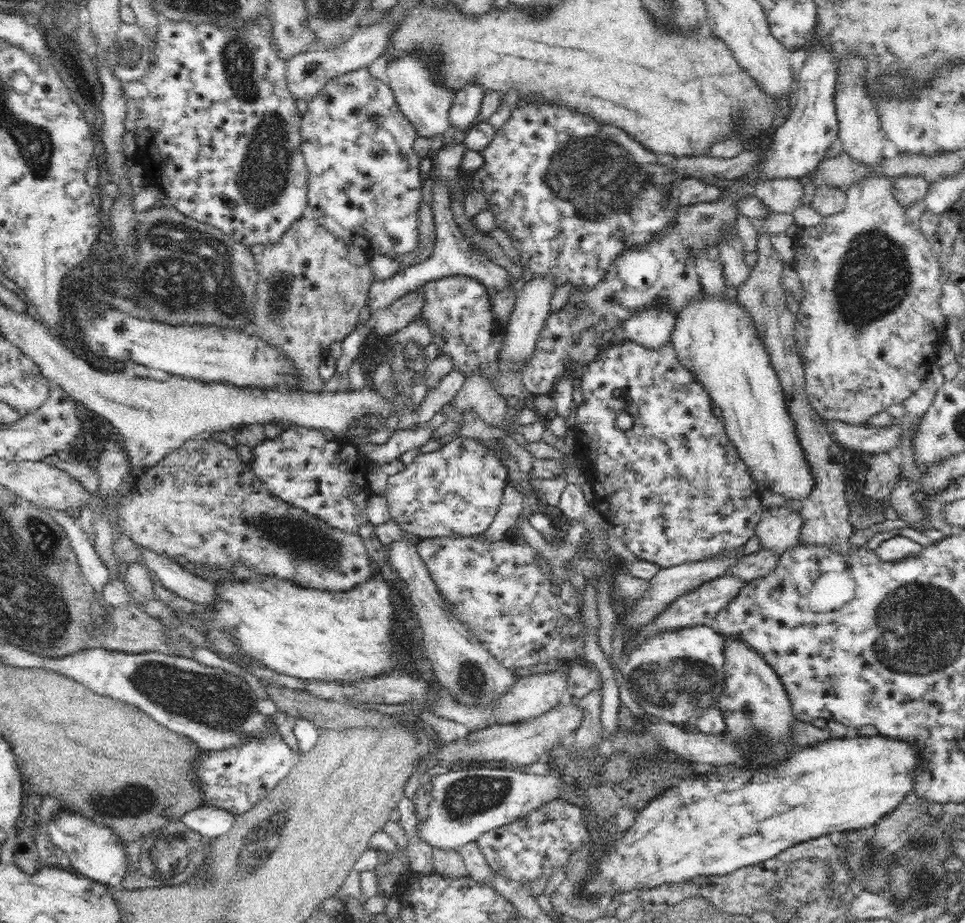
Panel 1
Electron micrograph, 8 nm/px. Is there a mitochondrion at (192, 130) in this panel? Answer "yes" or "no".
no

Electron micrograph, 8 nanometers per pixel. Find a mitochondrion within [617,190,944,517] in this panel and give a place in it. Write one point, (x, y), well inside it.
(875, 279)

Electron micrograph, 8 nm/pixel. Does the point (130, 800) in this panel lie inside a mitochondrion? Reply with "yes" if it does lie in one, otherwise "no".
yes

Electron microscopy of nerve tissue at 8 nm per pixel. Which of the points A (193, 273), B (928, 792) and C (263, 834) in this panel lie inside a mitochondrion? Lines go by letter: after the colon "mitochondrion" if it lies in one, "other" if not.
A: mitochondrion
B: other
C: mitochondrion

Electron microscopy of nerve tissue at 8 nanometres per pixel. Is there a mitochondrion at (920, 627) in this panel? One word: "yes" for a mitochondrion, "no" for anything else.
yes

